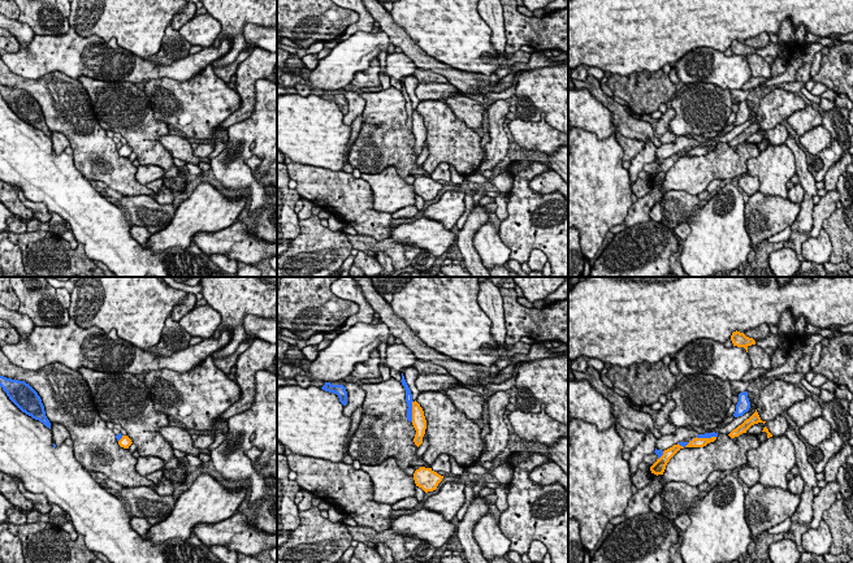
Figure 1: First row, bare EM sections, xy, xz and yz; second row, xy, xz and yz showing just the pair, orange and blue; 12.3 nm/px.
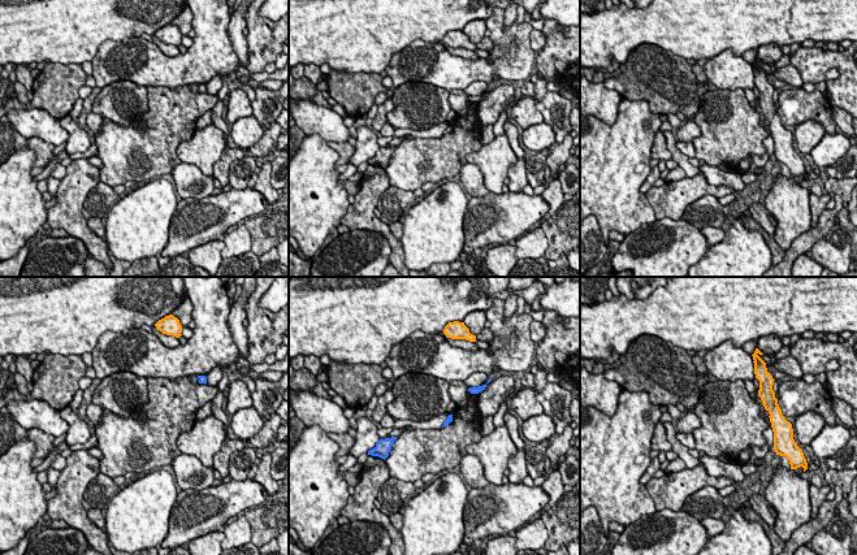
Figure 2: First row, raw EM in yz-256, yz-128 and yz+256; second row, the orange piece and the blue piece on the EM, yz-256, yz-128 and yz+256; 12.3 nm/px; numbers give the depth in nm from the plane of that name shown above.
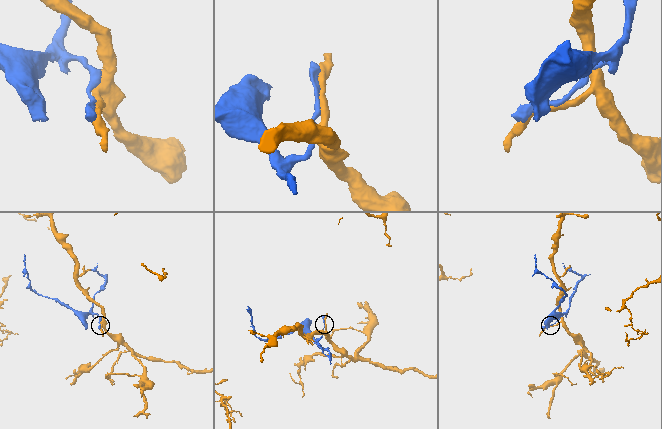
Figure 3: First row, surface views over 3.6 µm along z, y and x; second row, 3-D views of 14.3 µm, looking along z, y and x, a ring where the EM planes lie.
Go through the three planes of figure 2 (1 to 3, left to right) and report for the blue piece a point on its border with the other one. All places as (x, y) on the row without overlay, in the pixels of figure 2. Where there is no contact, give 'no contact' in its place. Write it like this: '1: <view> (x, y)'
1: no contact
2: no contact
3: no contact

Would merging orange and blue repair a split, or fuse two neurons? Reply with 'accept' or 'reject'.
reject

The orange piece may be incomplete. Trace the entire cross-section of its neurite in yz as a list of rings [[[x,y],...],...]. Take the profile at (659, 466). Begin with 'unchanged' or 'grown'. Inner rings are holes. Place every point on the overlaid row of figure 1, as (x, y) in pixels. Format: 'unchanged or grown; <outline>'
unchanged; [[[674,445],[672,447],[667,449],[663,451],[663,455],[657,459],[657,462],[650,467],[651,473],[654,475],[663,475],[667,463],[670,462],[670,459],[680,450],[684,449],[683,446]]]

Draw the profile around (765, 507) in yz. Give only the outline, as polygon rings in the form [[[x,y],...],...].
[[[755,484],[745,494],[745,519],[752,536],[757,540],[770,528],[792,517],[801,502],[801,495],[788,489],[763,486]]]

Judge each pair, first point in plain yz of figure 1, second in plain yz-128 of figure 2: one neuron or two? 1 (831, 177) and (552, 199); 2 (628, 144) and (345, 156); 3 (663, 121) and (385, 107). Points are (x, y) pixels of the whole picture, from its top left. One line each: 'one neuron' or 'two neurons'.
1: two neurons
2: one neuron
3: one neuron

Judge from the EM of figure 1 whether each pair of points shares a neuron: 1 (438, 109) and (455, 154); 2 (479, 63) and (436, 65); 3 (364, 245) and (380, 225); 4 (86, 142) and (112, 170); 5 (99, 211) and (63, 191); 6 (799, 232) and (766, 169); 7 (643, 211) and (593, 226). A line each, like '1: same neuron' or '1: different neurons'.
1: same neuron
2: different neurons
3: different neurons
4: same neuron
5: same neuron
6: different neurons
7: different neurons

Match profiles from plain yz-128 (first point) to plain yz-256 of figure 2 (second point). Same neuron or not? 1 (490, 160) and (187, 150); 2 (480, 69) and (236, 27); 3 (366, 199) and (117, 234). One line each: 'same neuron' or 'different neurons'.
1: same neuron
2: different neurons
3: different neurons

